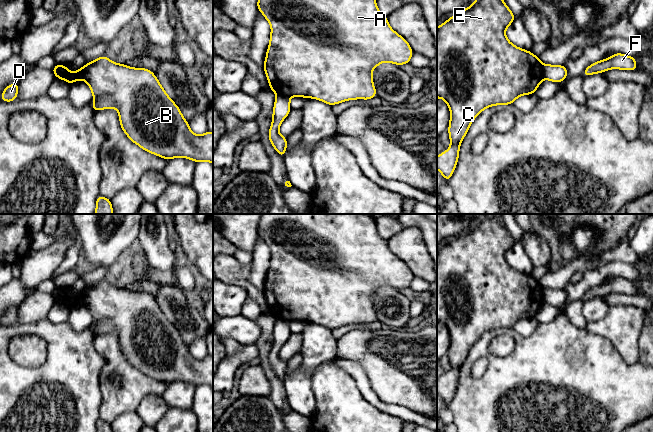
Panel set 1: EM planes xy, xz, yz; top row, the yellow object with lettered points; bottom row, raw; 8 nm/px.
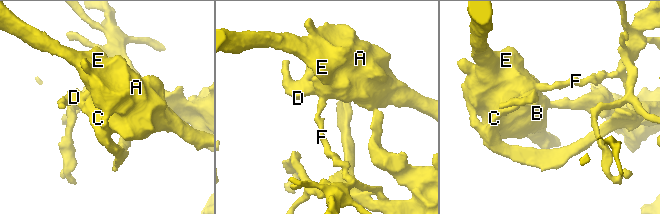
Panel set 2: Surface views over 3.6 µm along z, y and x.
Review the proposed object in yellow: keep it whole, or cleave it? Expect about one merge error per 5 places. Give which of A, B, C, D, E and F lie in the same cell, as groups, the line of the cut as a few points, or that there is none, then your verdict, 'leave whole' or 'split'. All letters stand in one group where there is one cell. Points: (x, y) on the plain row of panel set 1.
groups A B C E / D F; cut xy (61, 289), (62, 296), (60, 302); split

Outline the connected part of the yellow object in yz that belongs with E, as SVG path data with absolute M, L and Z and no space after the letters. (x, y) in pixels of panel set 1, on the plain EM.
M481 214L480 218L471 230L454 238L443 248L437 251L437 322L442 322L450 333L450 346L448 350L449 363L451 367L461 367L466 360L473 344L486 332L495 329L514 328L514 325L521 319L534 318L543 303L543 288L539 281L531 275L521 273L513 269L506 261L505 254L516 243L509 231L503 225L496 214Z

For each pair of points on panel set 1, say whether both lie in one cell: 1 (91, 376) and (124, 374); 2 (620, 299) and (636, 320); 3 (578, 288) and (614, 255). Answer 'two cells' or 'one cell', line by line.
1: two cells
2: two cells
3: two cells

